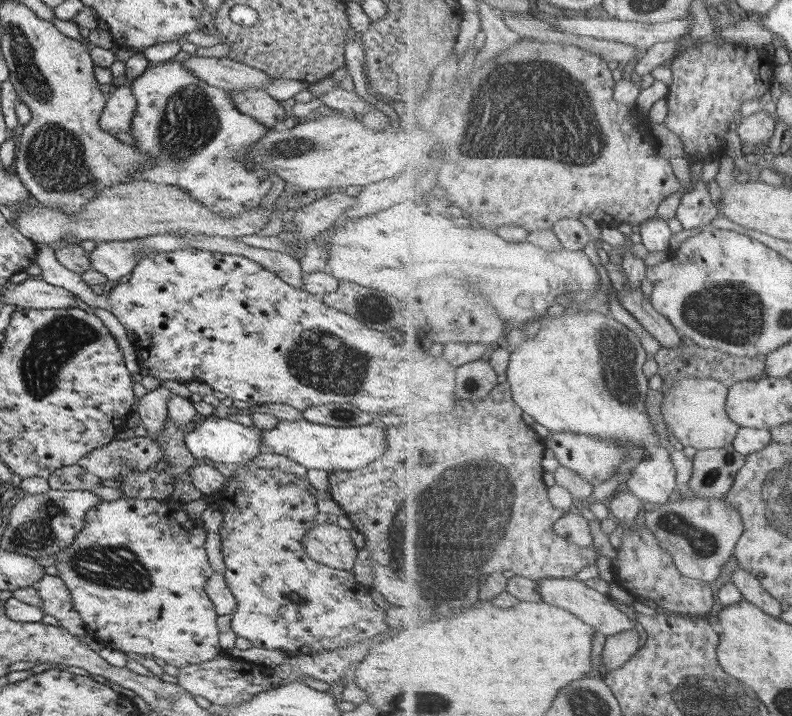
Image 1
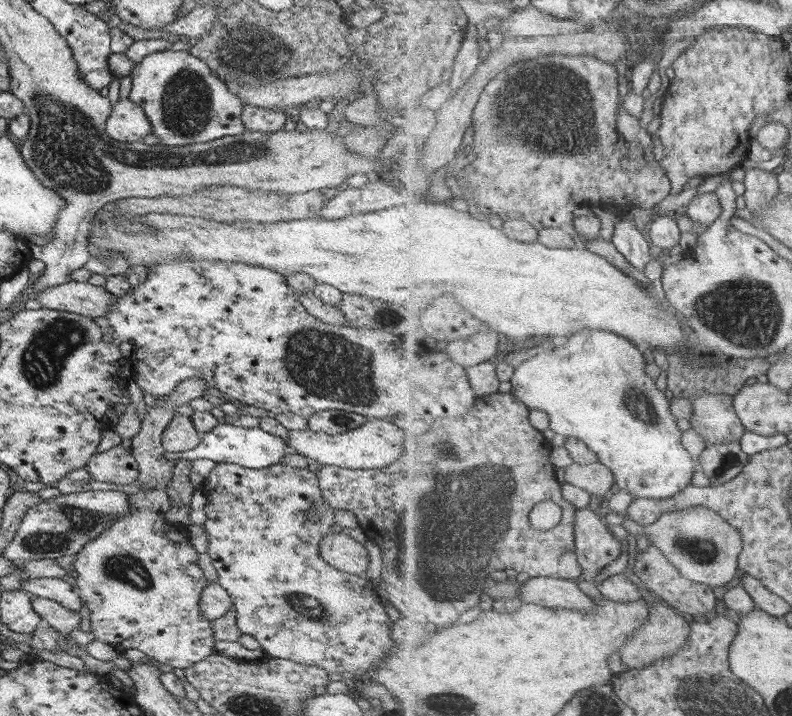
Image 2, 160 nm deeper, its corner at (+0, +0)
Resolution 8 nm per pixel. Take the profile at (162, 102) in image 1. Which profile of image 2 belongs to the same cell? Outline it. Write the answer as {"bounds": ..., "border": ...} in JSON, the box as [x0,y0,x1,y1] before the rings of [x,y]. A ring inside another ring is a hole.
{"bounds":[128,49,245,149],"border":[[[166,49],[162,52],[147,54],[130,70],[130,79],[131,89],[128,99],[145,113],[151,126],[151,134],[161,140],[159,143],[161,145],[174,149],[245,132],[245,127],[240,120],[243,102],[233,94],[229,86],[212,74],[205,63],[191,56],[187,50],[173,52]]]}

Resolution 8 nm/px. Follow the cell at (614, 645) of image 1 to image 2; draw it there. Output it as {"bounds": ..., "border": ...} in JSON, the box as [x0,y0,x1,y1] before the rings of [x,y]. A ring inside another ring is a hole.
{"bounds":[619,593,691,669],"border":[[[647,593],[646,597],[651,605],[648,621],[644,624],[644,628],[639,628],[636,635],[622,645],[619,652],[623,663],[631,669],[648,667],[662,658],[672,656],[688,643],[691,636],[691,624],[687,622],[687,618],[681,616],[681,612],[659,602],[651,593]]]}

